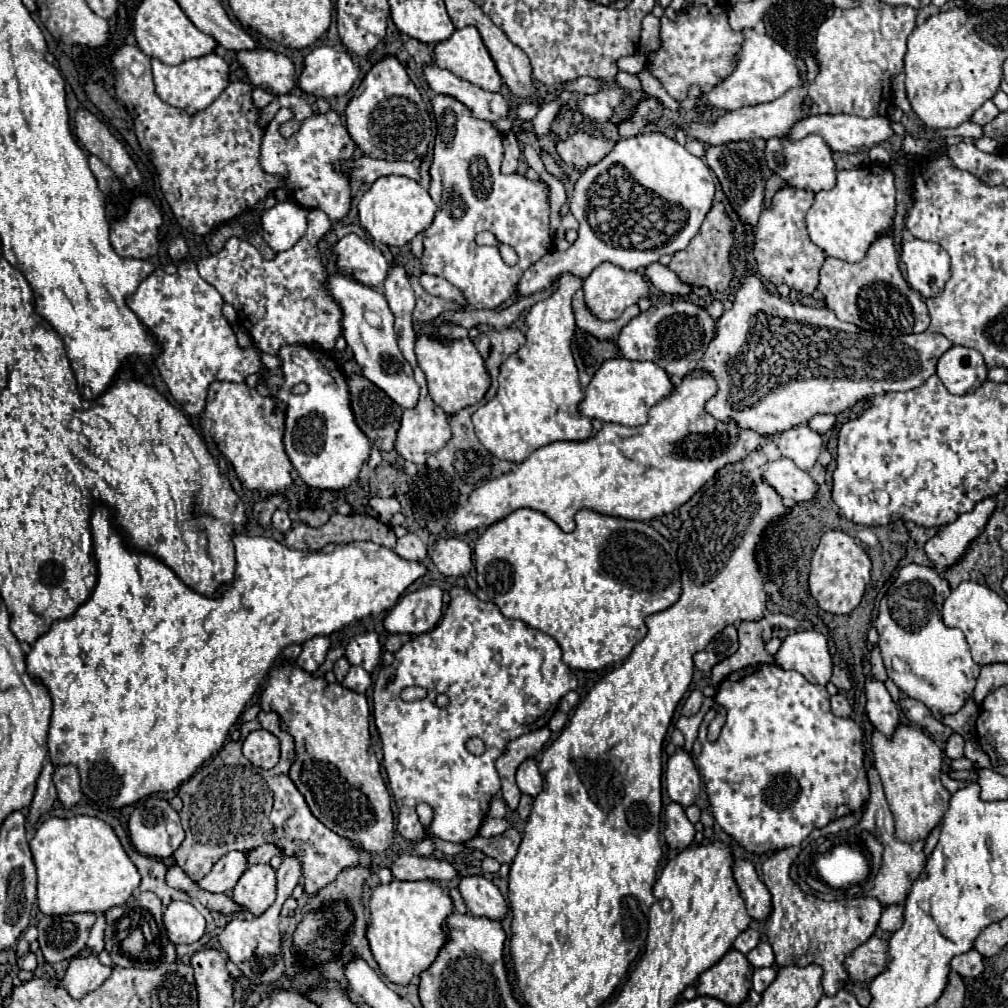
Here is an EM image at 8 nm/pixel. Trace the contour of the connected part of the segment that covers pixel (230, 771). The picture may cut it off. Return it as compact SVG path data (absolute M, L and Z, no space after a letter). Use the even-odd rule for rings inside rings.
M259 712L259 722L261 728L273 732L279 740L281 740L281 760L275 768L271 770L261 770L255 768L243 754L241 754L241 740L237 742L227 742L221 752L213 758L213 762L205 764L203 768L199 768L191 780L183 782L179 786L177 796L183 800L183 810L179 812L181 816L181 824L185 830L185 840L183 844L173 852L173 858L177 860L177 864L193 878L193 880L201 880L205 874L211 872L213 864L227 852L231 850L253 850L263 842L275 842L277 846L285 848L285 854L289 856L299 856L303 862L303 878L305 878L305 892L307 894L315 894L317 890L321 890L323 886L327 886L329 882L335 880L335 876L351 866L357 866L359 856L353 850L351 842L347 842L345 838L337 836L335 832L331 832L327 826L323 826L307 808L307 802L303 798L303 794L295 788L293 780L289 778L289 768L295 762L295 742L293 736L289 732L285 732L281 728L281 720L279 714L275 712Z

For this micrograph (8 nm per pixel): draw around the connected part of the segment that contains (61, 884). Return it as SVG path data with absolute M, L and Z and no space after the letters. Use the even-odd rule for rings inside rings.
M95 816L47 818L31 844L37 866L37 906L43 914L101 914L123 904L139 888L139 872L125 854L113 828Z

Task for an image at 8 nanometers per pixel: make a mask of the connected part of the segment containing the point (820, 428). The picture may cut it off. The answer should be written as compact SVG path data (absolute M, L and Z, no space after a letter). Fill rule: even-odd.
M819 414L819 416L813 416L809 420L809 428L819 432L819 434L827 434L835 424L835 416L833 414Z

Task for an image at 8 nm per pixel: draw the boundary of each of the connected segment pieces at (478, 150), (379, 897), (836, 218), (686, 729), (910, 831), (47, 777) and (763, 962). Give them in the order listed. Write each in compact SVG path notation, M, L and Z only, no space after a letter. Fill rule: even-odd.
M439 94L433 98L433 112L437 120L437 138L433 148L433 162L429 168L431 176L429 194L437 202L439 210L435 214L433 224L423 232L425 236L423 240L425 252L421 258L423 272L441 276L451 284L455 284L469 300L469 304L495 308L515 292L515 284L519 282L521 274L553 248L553 238L549 232L549 186L543 180L533 182L519 174L503 176L499 170L503 158L501 134L491 126L491 122L473 118L471 112L459 100ZM481 230L495 232L501 244L509 244L511 248L515 248L515 252L519 254L519 262L509 268L499 256L499 250L495 246L475 244L475 234Z
M391 880L389 884L379 884L377 888L373 888L371 898L369 898L371 922L367 924L367 940L369 940L369 948L373 952L373 958L379 964L379 970L383 972L383 976L389 982L415 984L419 980L419 974L433 964L433 960L437 958L437 952L445 944L443 922L451 912L453 912L453 902L451 902L449 894L443 892L441 886L431 880L419 880L419 882Z
M869 164L857 170L837 172L837 184L831 190L815 194L813 206L807 210L807 234L813 244L825 250L827 256L845 262L859 262L867 254L871 242L891 230L895 216L895 186L893 172L883 164Z
M707 698L707 700L703 702L701 710L699 710L695 716L691 716L691 718L679 716L679 718L677 718L676 727L681 730L685 739L684 748L687 748L689 752L691 752L691 746L693 746L693 742L695 742L695 738L697 738L697 730L699 730L699 724L701 724L701 720L703 720L705 712L707 712L711 706L713 706L713 700L711 700L711 698Z
M897 724L891 738L873 730L871 748L875 770L879 772L889 808L895 816L895 836L903 842L927 838L941 822L951 798L941 784L941 748L921 728L907 724Z
M47 760L45 768L43 768L43 772L41 772L39 780L37 780L37 790L35 790L33 802L31 802L29 810L27 810L27 814L29 814L29 820L31 820L31 822L37 822L37 820L39 820L39 816L41 816L43 812L47 812L47 810L53 806L55 798L57 798L57 790L55 790L53 780L51 780L51 778L53 778L55 768L57 768L57 766L55 766L51 760Z
M759 942L749 954L747 954L749 962L755 966L755 968L761 968L761 966L773 966L775 958L773 958L773 948L769 946L769 942Z

